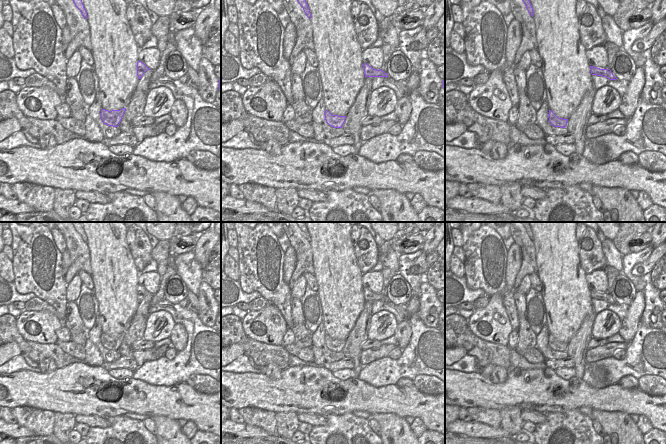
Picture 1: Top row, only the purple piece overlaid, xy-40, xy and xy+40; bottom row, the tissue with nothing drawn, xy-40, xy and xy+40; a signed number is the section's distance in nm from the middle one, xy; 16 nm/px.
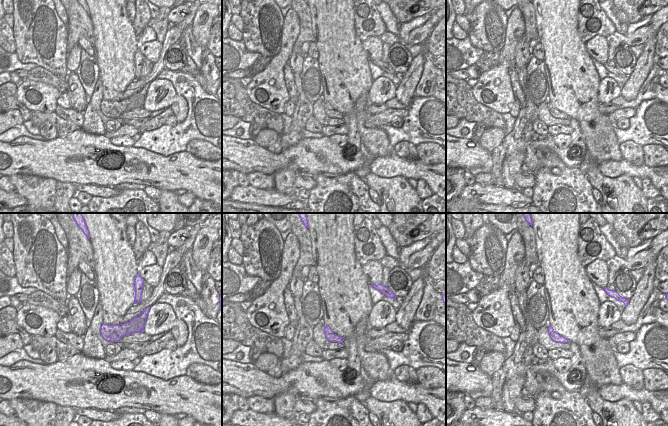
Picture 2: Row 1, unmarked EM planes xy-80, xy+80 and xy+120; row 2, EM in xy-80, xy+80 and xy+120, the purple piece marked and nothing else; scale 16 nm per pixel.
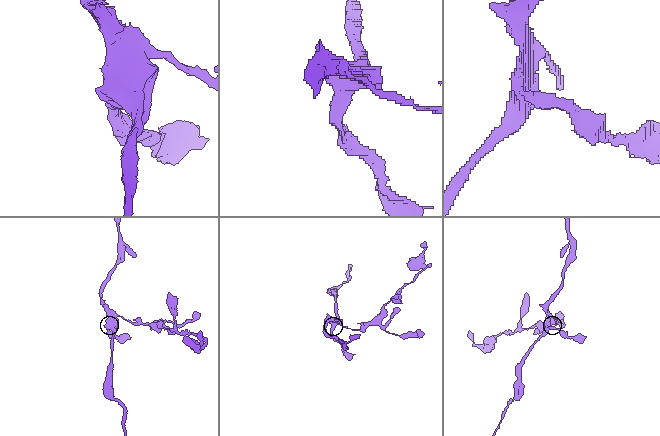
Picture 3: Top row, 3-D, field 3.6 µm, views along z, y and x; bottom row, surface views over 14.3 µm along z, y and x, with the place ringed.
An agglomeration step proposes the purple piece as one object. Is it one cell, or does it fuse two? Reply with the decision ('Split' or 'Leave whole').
Split.

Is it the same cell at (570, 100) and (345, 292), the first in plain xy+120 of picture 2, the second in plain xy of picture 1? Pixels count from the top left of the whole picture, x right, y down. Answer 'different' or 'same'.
same

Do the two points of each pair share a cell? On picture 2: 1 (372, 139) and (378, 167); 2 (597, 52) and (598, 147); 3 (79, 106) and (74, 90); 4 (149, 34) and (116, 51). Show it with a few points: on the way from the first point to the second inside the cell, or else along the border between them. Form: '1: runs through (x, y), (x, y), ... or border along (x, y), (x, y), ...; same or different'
1: border along (393, 152), (375, 158); different
2: border along (584, 43), (587, 52), (591, 56); different
3: runs through (78, 102), (76, 94); same
4: border along (137, 36), (137, 41), (140, 44); different

